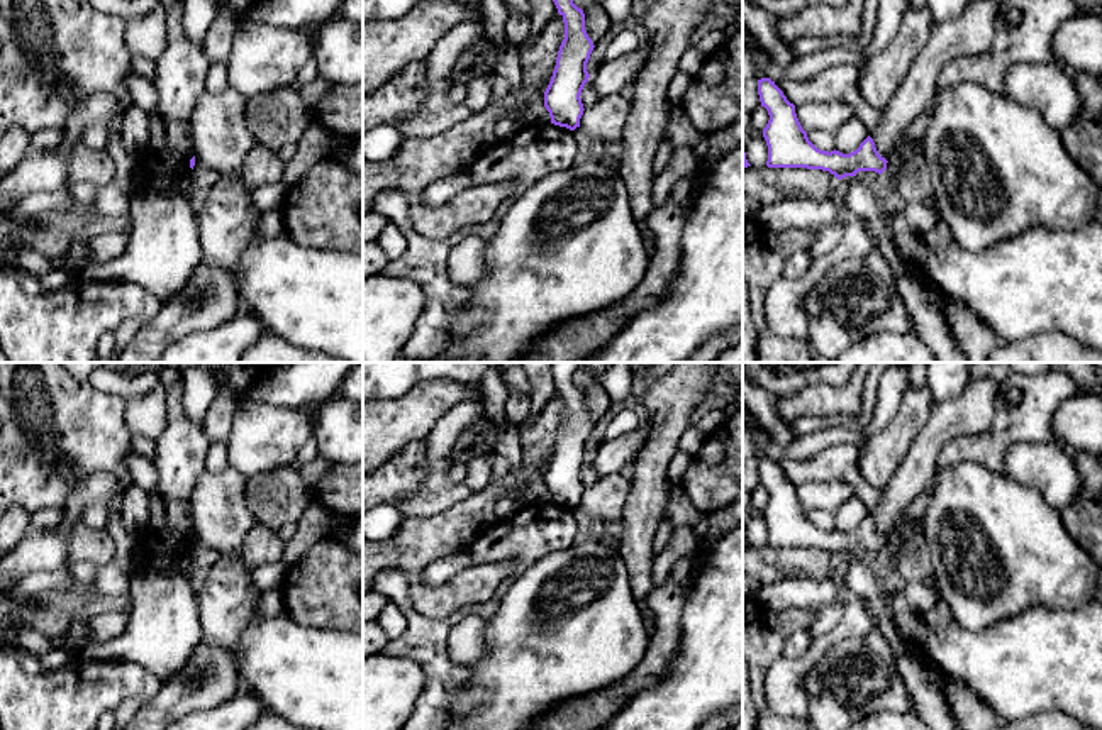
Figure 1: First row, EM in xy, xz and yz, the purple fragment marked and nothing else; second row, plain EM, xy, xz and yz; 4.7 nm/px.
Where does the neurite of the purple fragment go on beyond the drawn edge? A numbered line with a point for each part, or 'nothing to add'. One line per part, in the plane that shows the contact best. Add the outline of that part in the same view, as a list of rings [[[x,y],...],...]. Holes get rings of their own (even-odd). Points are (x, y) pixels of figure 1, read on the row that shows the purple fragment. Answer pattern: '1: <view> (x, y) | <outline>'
nothing to add

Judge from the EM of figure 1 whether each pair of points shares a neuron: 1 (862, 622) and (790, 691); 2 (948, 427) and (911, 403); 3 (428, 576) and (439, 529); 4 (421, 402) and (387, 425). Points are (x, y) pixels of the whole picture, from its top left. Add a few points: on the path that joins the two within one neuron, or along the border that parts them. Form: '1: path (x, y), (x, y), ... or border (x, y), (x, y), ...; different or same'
1: path (841, 632), (829, 639), (797, 671); same
2: border (936, 403), (909, 449); different
3: border (467, 546), (434, 559), (417, 580); different
4: path (412, 410), (395, 424); same

